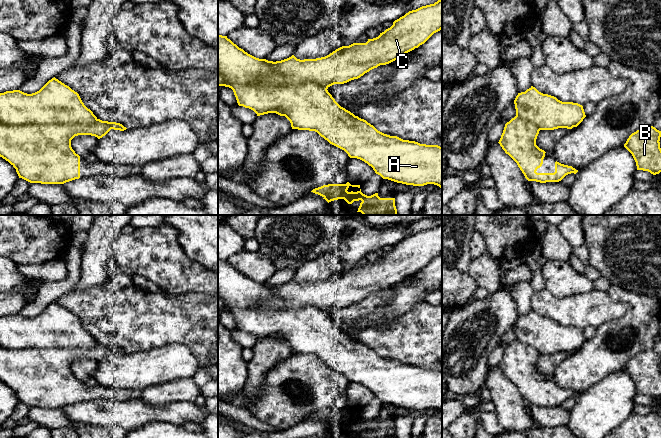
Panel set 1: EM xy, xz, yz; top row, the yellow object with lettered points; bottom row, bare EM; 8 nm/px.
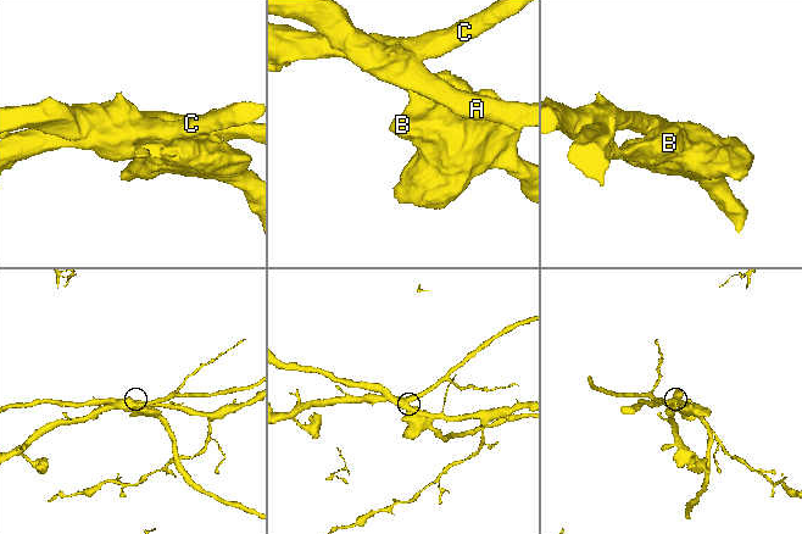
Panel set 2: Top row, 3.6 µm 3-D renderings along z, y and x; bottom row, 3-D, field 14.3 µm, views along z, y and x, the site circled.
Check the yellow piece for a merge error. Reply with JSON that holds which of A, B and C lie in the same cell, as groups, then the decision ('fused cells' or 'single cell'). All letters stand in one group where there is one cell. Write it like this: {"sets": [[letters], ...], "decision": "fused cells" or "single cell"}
{"sets": [["A"], ["B", "C"]], "decision": "fused cells"}

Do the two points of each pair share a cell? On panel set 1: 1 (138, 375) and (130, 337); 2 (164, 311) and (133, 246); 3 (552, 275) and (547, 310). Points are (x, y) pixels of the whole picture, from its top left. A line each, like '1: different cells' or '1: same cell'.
1: different cells
2: different cells
3: different cells

